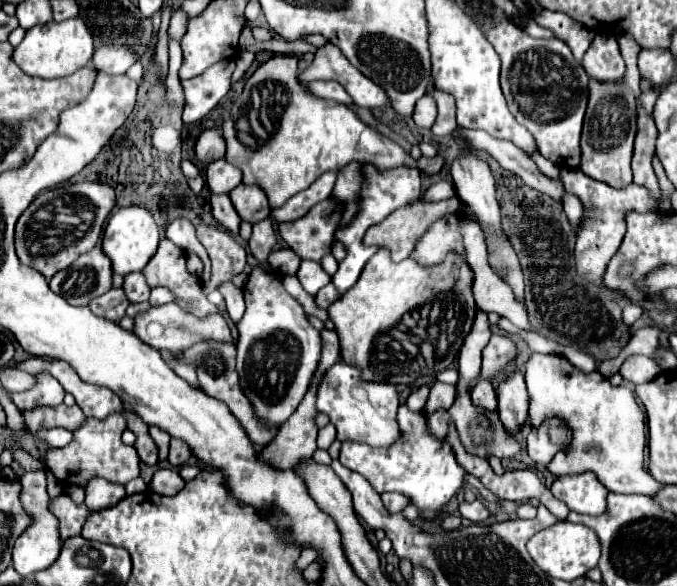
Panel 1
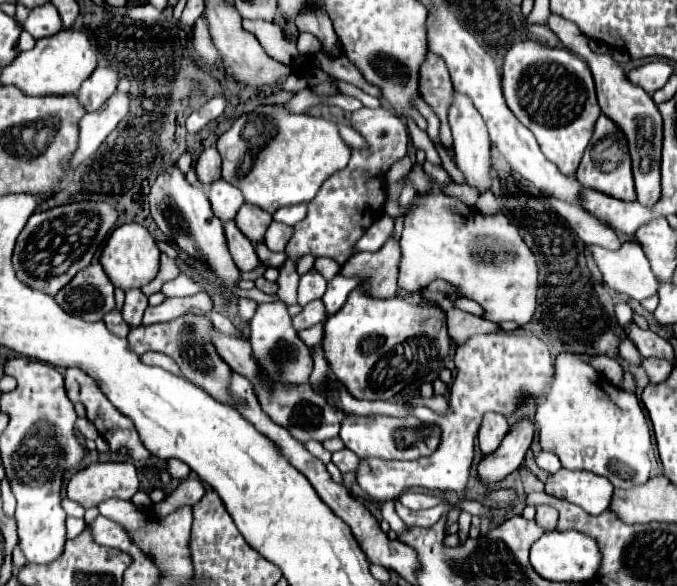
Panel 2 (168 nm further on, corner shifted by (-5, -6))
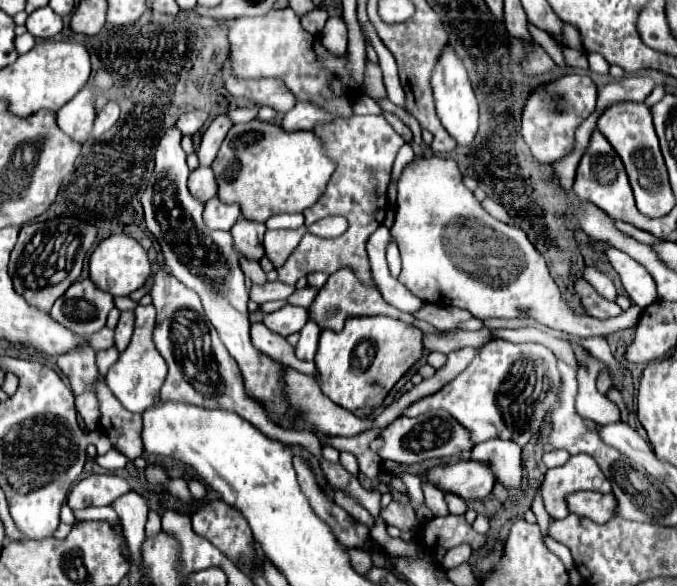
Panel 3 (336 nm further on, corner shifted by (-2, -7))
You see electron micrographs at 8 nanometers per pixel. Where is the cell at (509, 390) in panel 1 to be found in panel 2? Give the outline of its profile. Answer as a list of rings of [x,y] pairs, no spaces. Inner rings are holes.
[[[522,419],[516,425],[512,425],[510,431],[506,433],[502,445],[480,461],[478,475],[482,477],[482,481],[500,483],[506,475],[516,471],[520,467],[520,463],[524,461],[526,451],[532,445],[534,433],[536,433],[536,427],[528,419]]]

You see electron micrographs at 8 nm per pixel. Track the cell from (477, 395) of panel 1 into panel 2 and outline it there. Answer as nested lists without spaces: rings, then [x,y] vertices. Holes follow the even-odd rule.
[[[486,413],[482,417],[482,425],[480,425],[480,431],[478,431],[478,445],[480,445],[480,451],[484,455],[488,453],[494,453],[498,449],[498,445],[501,444],[504,435],[508,433],[508,421],[504,415],[500,413]]]

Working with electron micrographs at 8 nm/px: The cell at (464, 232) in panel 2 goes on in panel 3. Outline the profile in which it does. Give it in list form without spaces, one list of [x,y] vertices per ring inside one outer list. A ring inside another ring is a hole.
[[[439,156],[415,158],[403,168],[399,178],[399,196],[397,196],[395,224],[391,228],[391,236],[395,238],[403,260],[403,270],[399,274],[399,282],[403,286],[407,286],[423,302],[439,306],[457,306],[469,310],[479,320],[517,318],[519,316],[517,308],[527,308],[529,316],[533,316],[543,326],[563,330],[573,336],[589,338],[589,336],[609,336],[613,332],[633,328],[641,314],[641,308],[635,304],[623,314],[607,320],[575,314],[563,300],[555,280],[547,270],[545,258],[531,244],[527,234],[517,226],[503,224],[493,216],[489,216],[485,208],[477,202],[473,192],[463,184],[463,174],[459,172],[457,162],[451,158],[439,158]]]

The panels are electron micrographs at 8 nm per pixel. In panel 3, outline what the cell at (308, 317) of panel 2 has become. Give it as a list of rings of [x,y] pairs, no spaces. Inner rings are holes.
[[[283,306],[281,310],[277,310],[277,312],[271,312],[271,314],[265,314],[265,318],[263,318],[263,324],[271,330],[271,332],[275,332],[275,334],[279,334],[279,336],[289,336],[289,334],[293,334],[293,332],[299,332],[303,326],[305,326],[305,322],[307,322],[307,318],[309,318],[309,314],[307,314],[307,310],[305,308],[301,308],[301,306]]]

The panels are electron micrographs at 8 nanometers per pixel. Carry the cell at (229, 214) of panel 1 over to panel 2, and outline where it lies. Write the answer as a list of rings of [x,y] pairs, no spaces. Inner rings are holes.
[[[224,221],[224,233],[226,233],[226,241],[228,241],[228,249],[232,253],[234,263],[238,265],[240,271],[250,271],[254,269],[260,261],[254,253],[254,245],[252,241],[236,227],[234,221]]]

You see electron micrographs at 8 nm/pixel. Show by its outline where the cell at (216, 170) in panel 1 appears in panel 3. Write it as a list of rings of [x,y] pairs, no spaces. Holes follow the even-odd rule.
[[[211,198],[211,202],[205,204],[203,220],[209,230],[231,230],[233,224],[241,218],[241,210],[237,204],[223,204],[219,198]]]

